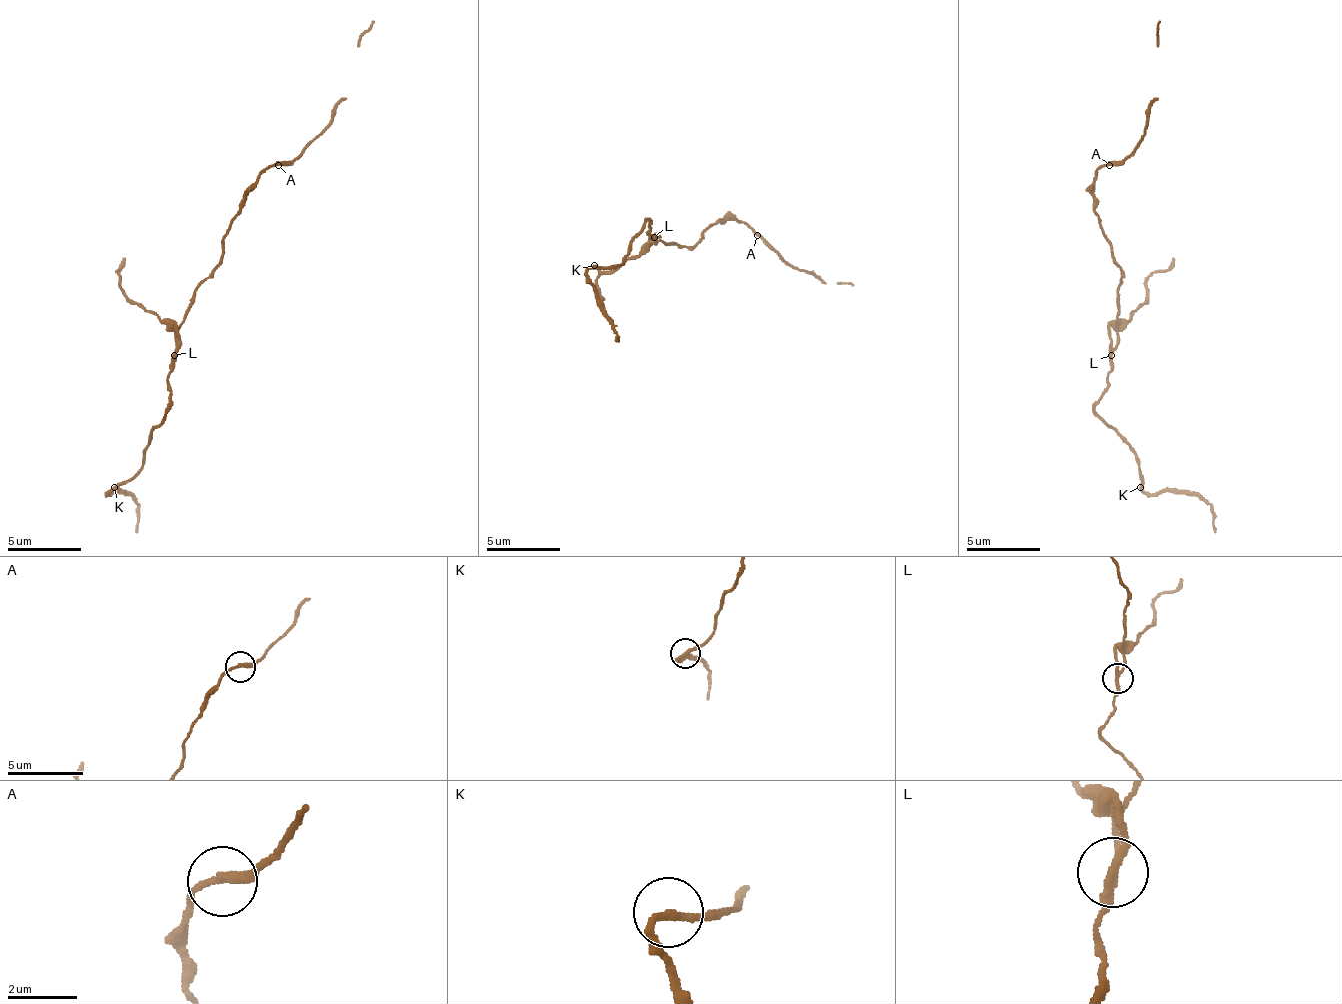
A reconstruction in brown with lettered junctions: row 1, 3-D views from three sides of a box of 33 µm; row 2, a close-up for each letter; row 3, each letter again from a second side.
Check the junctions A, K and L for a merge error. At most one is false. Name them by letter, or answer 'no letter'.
L

